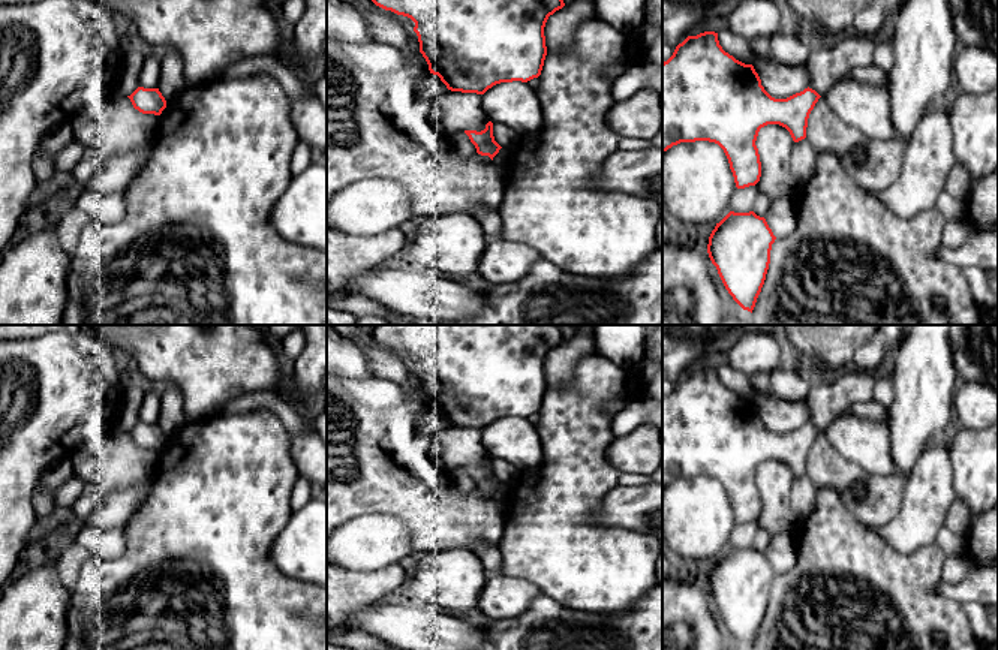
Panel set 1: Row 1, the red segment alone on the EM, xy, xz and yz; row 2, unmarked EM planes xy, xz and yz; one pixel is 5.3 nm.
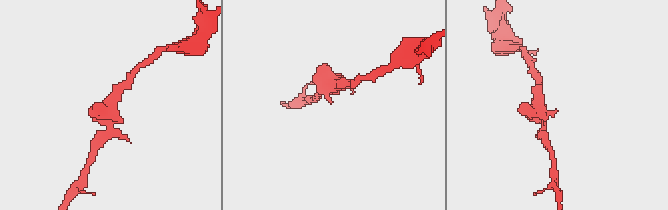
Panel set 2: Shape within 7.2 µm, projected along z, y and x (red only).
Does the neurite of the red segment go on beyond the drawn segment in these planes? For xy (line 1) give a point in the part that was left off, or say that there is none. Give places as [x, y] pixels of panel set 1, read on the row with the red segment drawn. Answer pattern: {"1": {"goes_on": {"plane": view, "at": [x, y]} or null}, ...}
{"1": {"goes_on": null}}

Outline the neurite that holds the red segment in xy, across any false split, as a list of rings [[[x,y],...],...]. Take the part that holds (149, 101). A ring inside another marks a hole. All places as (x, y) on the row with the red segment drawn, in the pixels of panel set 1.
[[[138,87],[130,96],[127,96],[135,109],[142,114],[160,115],[166,108],[166,100],[159,88]]]

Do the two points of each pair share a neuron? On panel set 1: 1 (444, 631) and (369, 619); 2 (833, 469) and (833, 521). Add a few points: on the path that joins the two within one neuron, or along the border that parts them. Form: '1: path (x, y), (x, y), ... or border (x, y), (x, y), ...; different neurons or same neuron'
1: path (426, 631), (387, 622); same neuron
2: border (818, 487), (830, 487), (856, 517); different neurons

